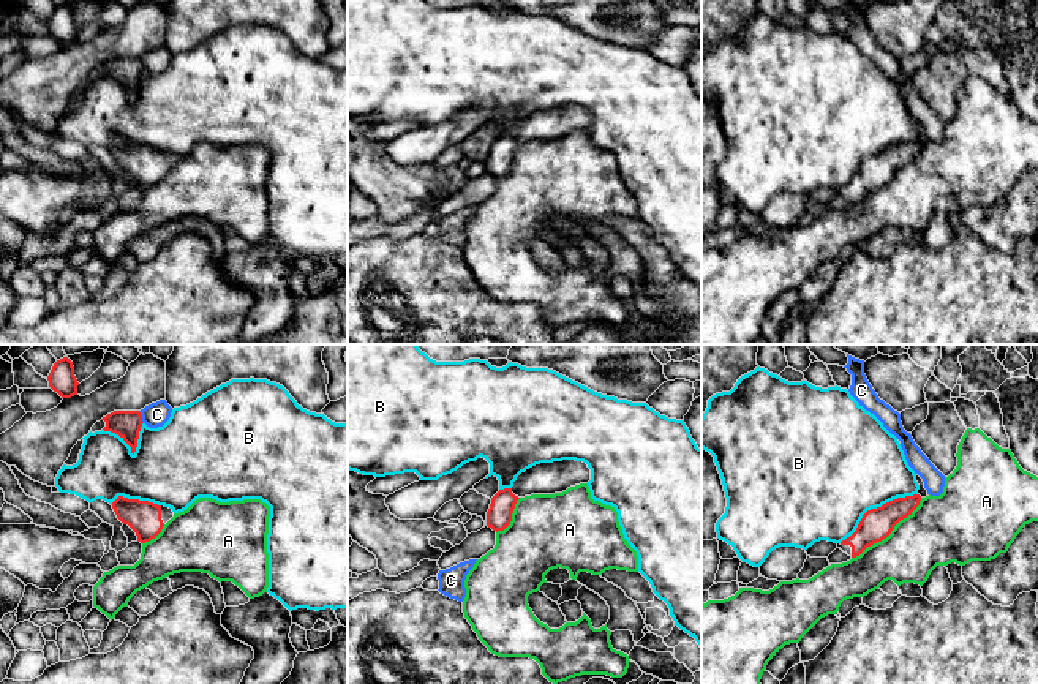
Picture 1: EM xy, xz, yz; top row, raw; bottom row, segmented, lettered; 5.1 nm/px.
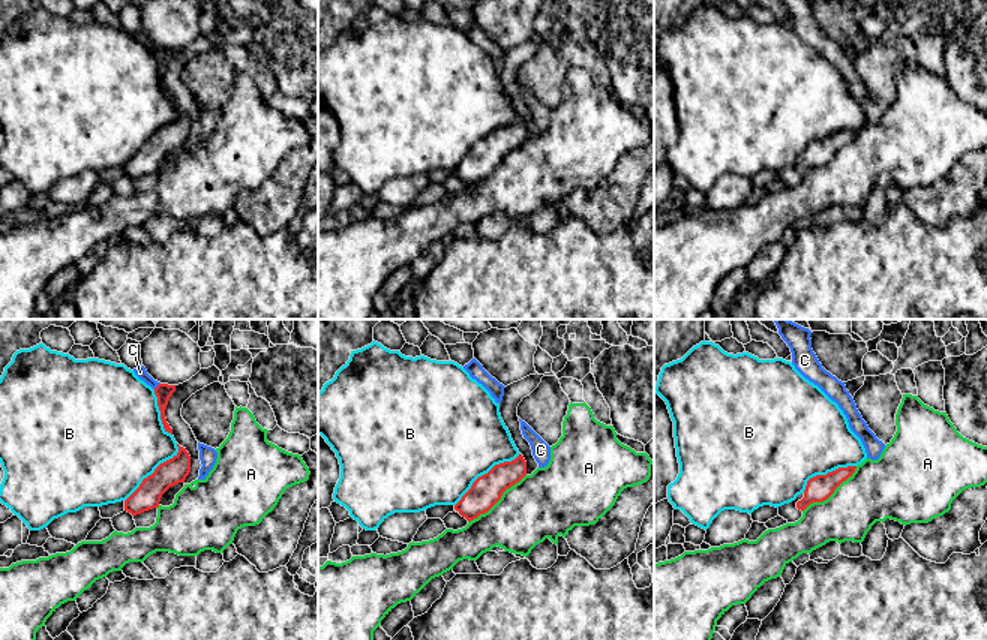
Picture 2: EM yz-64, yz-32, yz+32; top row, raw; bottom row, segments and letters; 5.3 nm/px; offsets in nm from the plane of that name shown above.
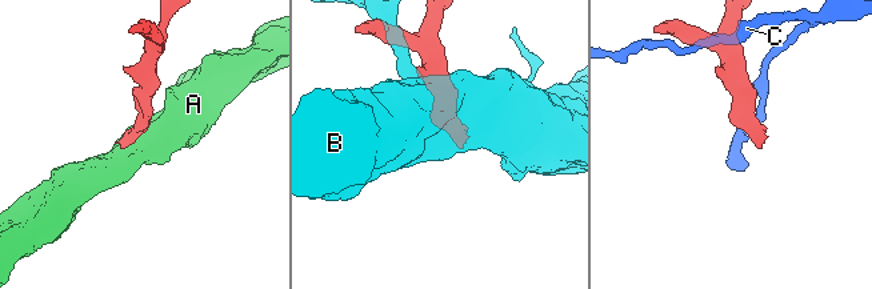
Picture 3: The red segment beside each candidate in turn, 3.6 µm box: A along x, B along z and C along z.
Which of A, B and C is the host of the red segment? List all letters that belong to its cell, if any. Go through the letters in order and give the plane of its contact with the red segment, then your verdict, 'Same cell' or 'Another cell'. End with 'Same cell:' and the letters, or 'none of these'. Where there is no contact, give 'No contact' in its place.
A: Touches red in yz. Another cell
B: Touches red in yz. Another cell
C: Touches red in xy. Another cell
Same cell: none of these

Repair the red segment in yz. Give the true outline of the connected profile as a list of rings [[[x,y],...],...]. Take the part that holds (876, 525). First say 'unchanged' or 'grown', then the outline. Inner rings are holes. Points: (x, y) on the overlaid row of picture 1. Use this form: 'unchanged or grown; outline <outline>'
grown; outline [[[905,496],[893,499],[882,507],[867,510],[856,531],[837,543],[844,553],[852,558],[859,556],[867,547],[886,539],[894,526],[912,515],[912,512],[920,505],[921,496]]]

